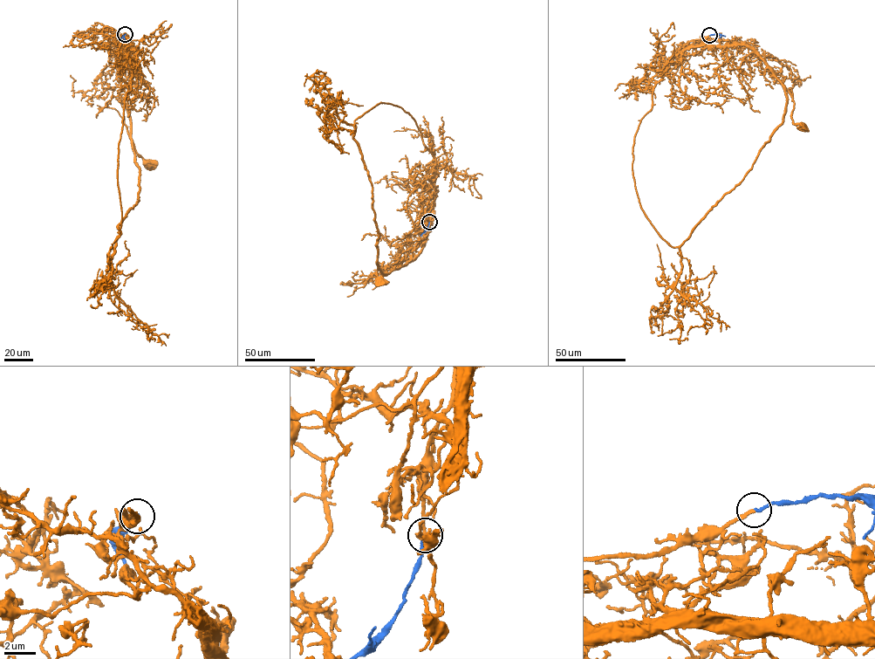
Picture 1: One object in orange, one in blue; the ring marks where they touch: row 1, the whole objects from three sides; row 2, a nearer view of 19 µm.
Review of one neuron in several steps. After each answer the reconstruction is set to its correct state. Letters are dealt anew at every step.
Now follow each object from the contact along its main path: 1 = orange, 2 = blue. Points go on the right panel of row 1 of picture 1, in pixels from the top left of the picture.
1: (709, 35), (701, 44), (744, 45), (754, 51), (790, 95), (794, 102), (792, 122), (802, 126)
2: (709, 35), (725, 36)

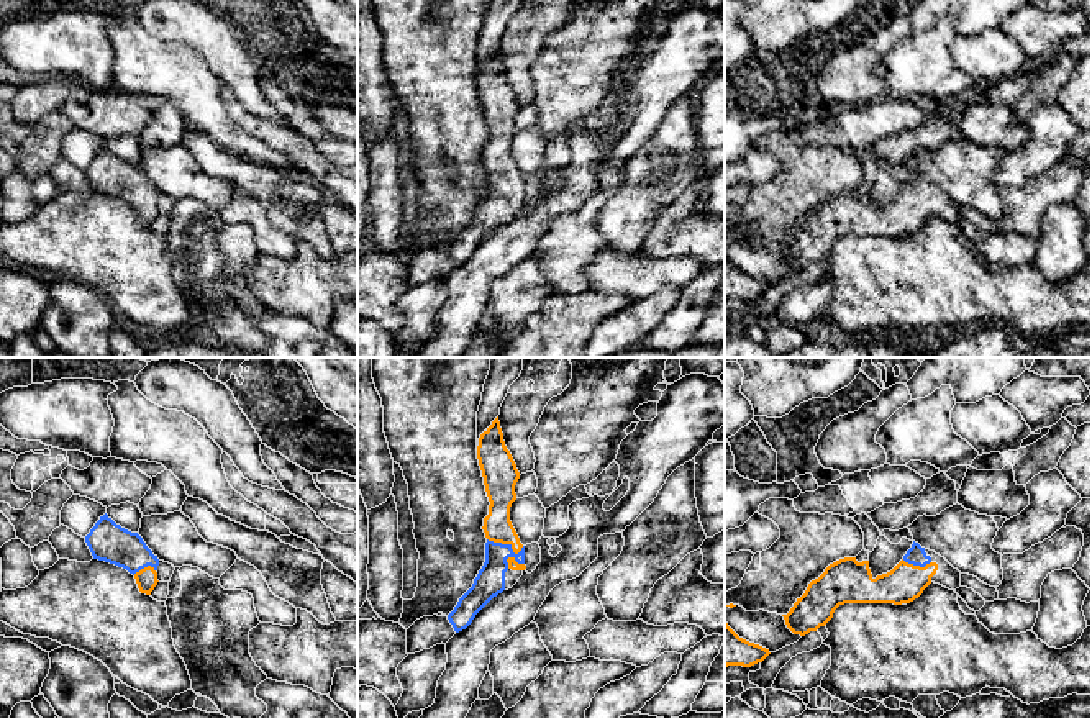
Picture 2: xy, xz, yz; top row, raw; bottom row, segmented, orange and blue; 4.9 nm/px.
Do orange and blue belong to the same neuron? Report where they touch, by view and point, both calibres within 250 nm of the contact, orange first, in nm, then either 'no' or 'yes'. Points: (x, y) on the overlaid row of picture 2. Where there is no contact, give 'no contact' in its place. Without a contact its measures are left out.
contact xz (512, 546); calibres 140 and 140 nm; yes

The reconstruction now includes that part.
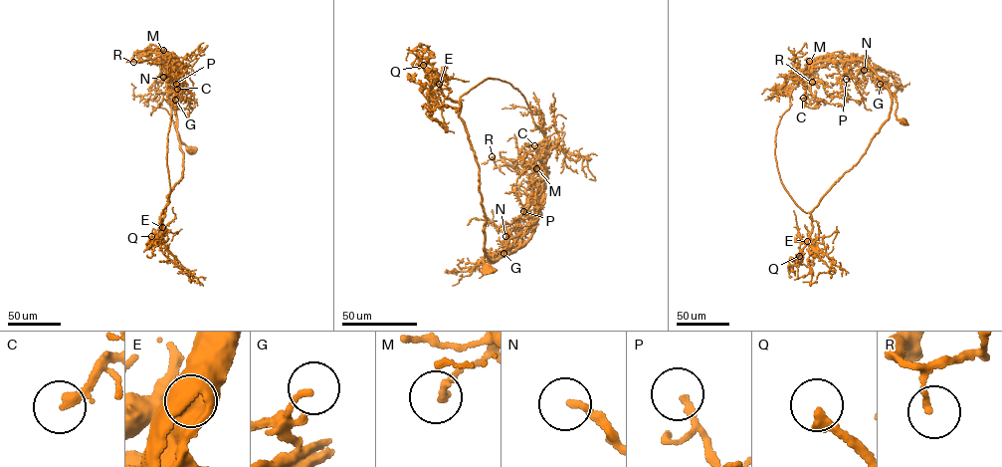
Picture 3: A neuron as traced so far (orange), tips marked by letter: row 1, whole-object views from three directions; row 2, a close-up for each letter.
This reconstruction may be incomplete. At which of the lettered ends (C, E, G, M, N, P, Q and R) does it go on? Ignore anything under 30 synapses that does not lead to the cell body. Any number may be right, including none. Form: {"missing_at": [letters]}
{"missing_at": ["C", "N", "P"]}

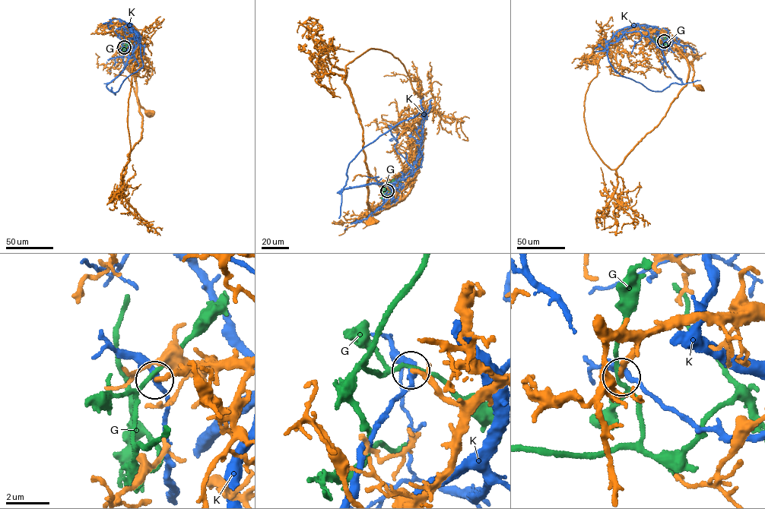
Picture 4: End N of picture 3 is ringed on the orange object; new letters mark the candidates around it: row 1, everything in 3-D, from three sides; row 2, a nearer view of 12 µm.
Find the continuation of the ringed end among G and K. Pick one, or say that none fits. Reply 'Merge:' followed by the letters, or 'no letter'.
Merge: no letter

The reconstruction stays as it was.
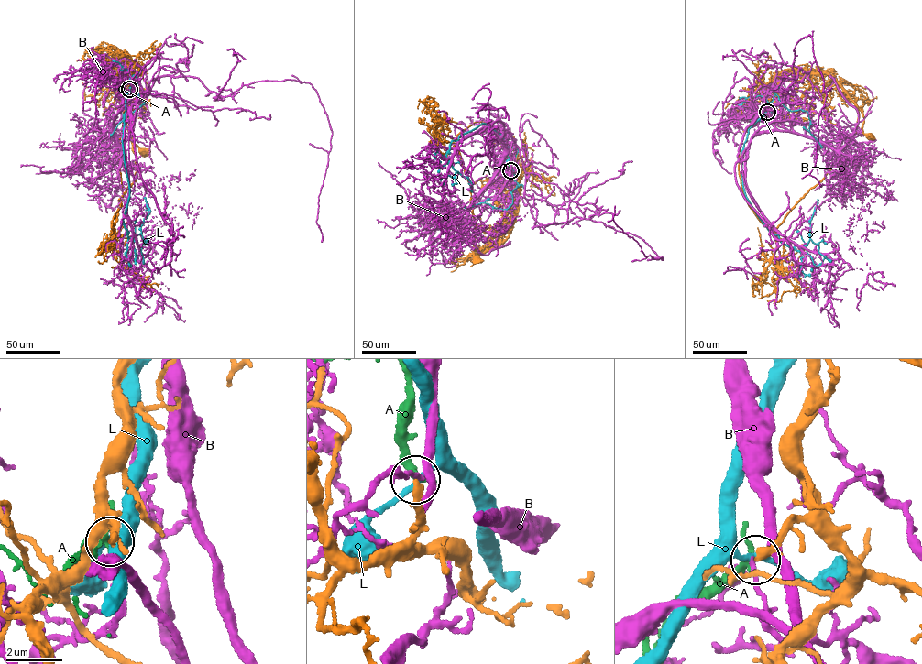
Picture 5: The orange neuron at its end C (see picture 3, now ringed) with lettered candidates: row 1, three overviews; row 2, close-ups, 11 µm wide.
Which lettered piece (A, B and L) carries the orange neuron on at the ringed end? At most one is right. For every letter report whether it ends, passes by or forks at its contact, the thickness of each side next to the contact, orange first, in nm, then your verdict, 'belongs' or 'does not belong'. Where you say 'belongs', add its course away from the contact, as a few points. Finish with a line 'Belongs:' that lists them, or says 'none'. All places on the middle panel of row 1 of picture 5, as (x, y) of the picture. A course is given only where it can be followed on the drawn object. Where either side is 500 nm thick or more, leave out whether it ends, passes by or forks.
A: it passes by | 260/220 nm | belongs | via (510, 170), (504, 157), (506, 150)
B: it ends | 280/160 nm | does not belong
L: it passes by | 280/180 nm | does not belong
Belongs: A

